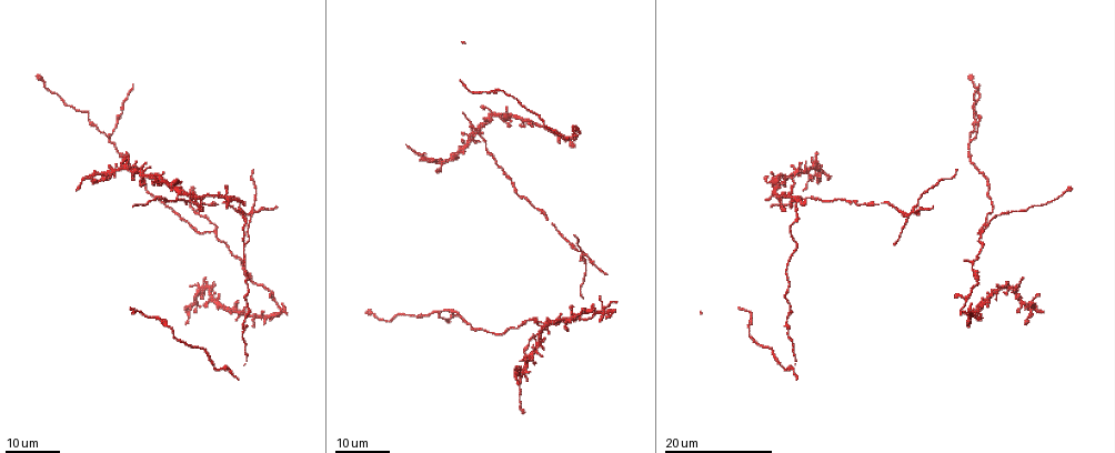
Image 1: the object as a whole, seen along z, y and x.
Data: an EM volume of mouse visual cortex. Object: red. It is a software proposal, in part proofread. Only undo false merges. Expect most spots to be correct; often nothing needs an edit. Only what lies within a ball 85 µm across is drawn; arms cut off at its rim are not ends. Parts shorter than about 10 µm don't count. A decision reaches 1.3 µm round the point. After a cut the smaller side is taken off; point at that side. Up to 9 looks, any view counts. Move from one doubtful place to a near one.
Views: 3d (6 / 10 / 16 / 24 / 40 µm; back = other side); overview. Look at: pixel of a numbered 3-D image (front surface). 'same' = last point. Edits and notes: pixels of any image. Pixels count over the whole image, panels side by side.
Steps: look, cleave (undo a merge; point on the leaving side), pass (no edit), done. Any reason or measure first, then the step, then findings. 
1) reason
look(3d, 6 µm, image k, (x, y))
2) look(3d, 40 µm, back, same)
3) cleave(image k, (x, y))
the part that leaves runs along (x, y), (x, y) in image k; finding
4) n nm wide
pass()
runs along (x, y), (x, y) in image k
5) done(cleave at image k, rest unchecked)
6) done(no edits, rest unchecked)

branch point
look(3d, 24 µm, image 1, (971, 262))

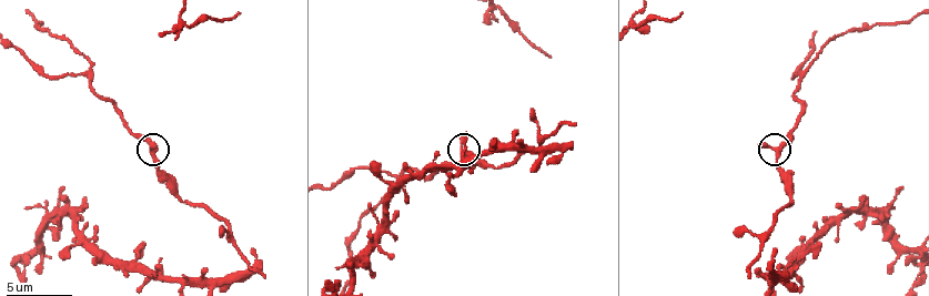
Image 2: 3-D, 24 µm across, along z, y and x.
look(3d, 6 µm, image 2, (155, 151))

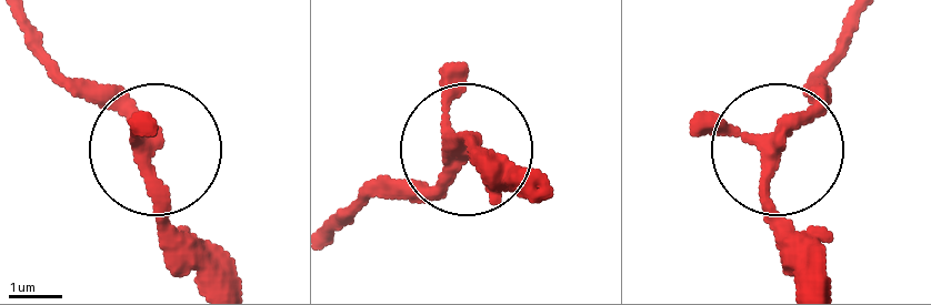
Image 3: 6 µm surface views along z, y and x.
3 arms
pass()
continuous, no second neuron

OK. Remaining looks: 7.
branch point
look(3d, 16 µm, image 2, (392, 176))

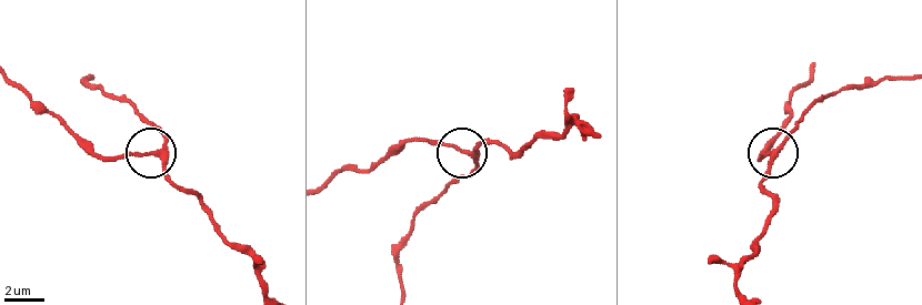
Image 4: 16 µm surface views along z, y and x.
look(3d, 16 µm, back, image 4, (153, 153))

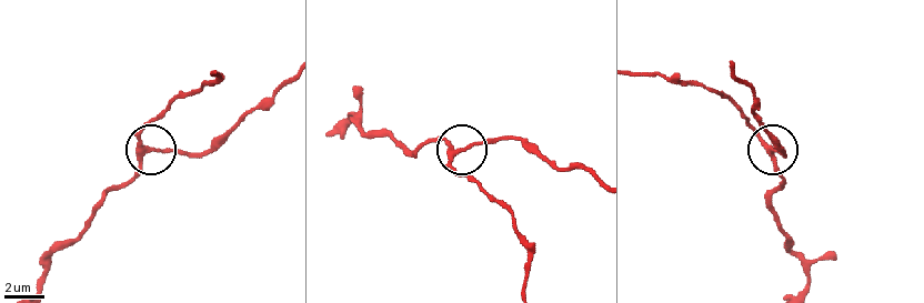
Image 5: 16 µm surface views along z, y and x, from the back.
220 nm wide
pass()
one neuron here

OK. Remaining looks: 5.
four arms meet
look(3d, 10 µm, image 2, (182, 21))

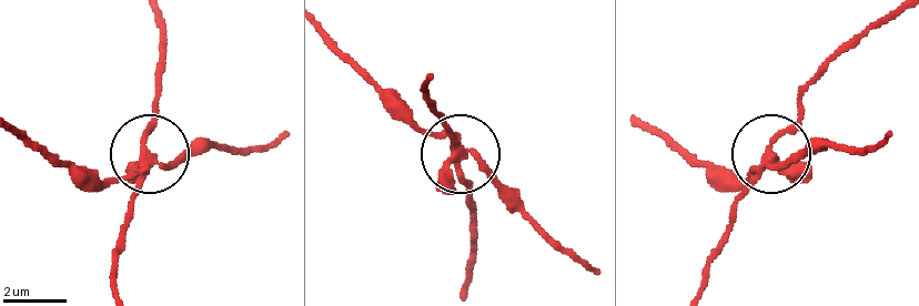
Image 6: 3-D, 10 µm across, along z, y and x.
300 nm wide
cleave(image 6, (129, 222))
the part that leaves runs along (133, 173), (154, 104), (160, 17) in image 6; a second neuron is stuck on

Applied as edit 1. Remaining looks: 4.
redraw
look(overview)

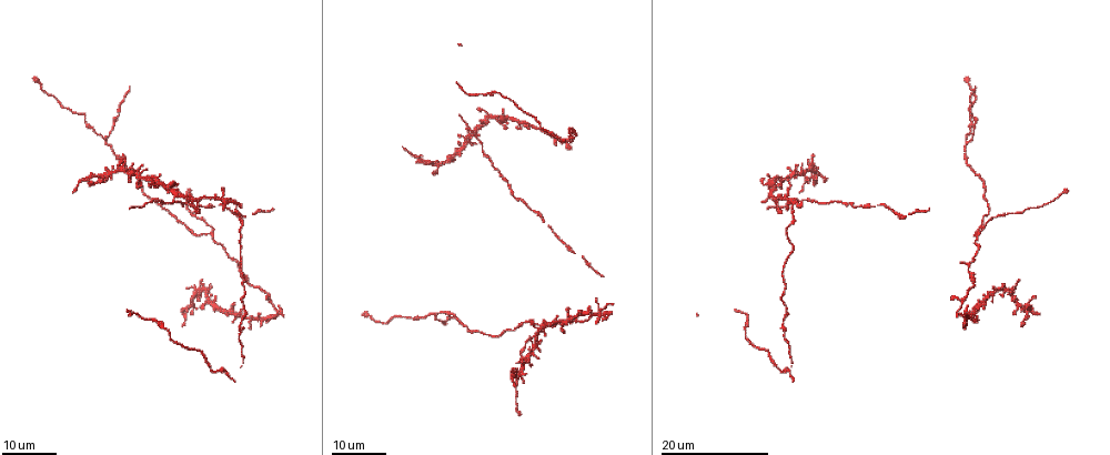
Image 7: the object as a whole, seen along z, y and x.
sudden change in width
look(3d, 16 µm, image 7, (175, 190))

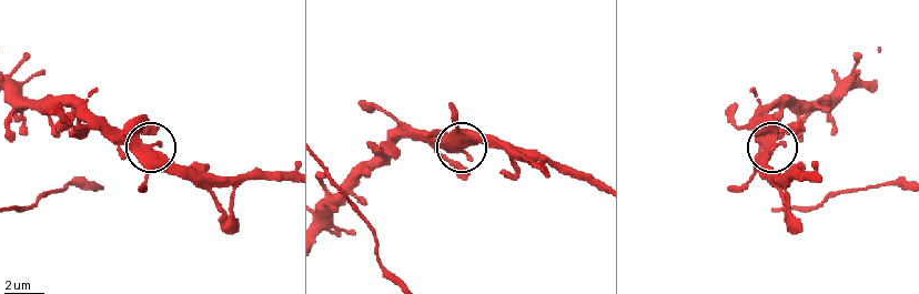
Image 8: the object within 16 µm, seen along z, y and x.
closer look
look(3d, 10 µm, image 8, (145, 156))

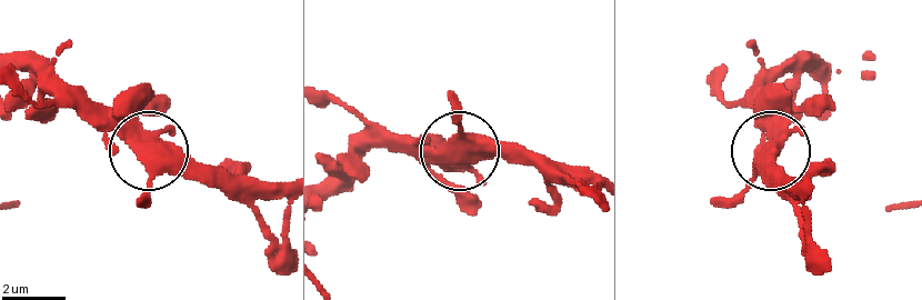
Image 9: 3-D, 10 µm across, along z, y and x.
3 arms
pass()
all the same neuron

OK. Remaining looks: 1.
done(cleave at image 6, rest unchecked)

